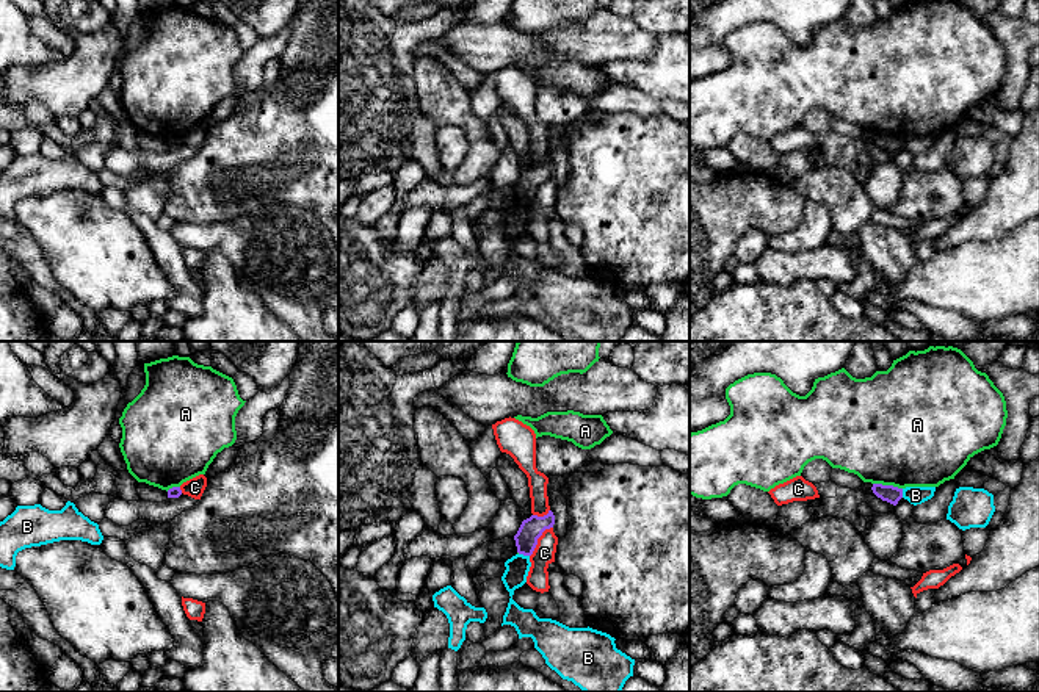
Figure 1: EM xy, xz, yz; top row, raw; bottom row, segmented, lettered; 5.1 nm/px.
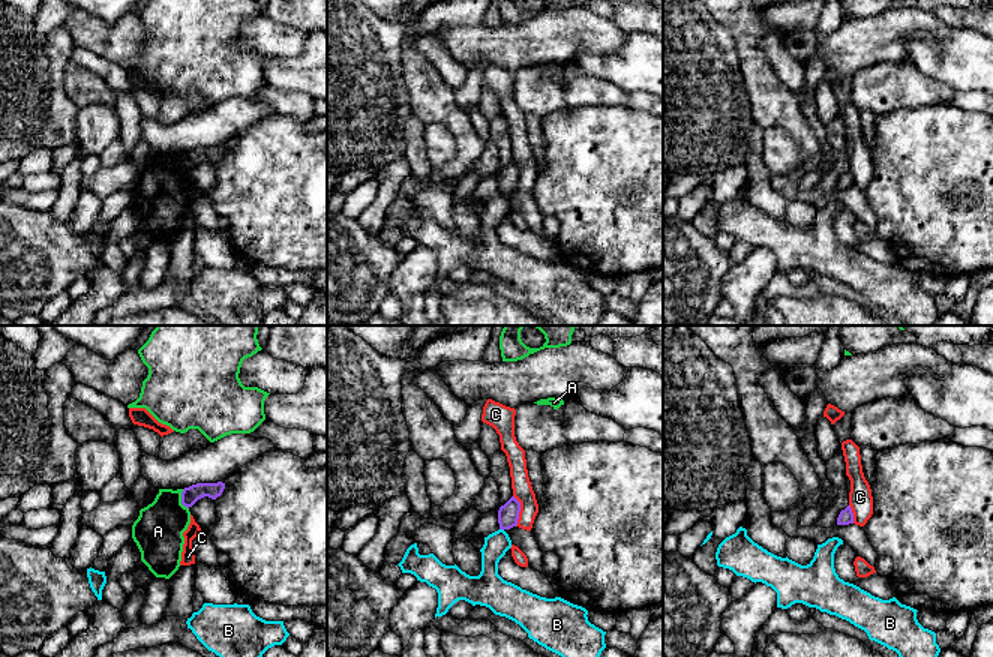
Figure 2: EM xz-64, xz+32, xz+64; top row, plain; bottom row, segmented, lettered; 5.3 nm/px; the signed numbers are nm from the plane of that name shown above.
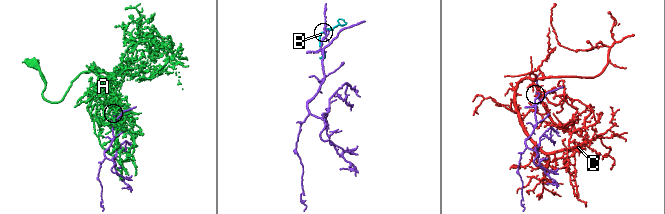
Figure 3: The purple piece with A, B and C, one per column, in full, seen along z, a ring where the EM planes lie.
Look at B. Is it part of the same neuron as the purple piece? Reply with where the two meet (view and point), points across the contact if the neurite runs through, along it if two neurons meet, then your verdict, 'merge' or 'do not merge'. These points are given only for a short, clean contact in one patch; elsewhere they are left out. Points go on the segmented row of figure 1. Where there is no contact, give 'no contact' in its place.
meets purple in xz at (524, 555); border along xz (519, 553), (528, 556); do not merge

